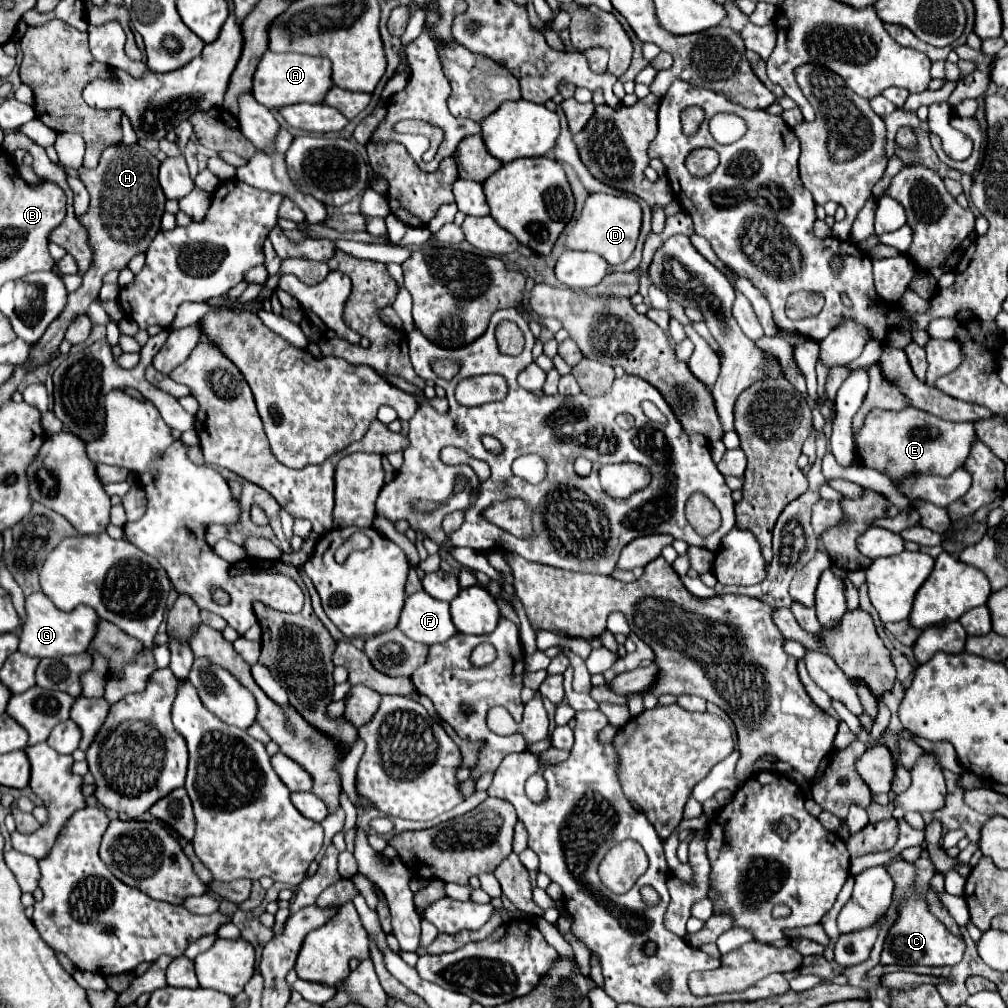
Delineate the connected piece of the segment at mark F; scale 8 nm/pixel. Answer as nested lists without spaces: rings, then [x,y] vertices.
[[[418,591],[406,599],[398,627],[410,639],[424,645],[444,643],[458,633],[450,619],[450,605],[428,597],[424,591]]]

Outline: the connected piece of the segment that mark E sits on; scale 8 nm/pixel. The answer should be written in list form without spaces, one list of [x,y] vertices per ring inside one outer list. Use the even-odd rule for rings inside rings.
[[[914,407],[902,411],[872,409],[856,437],[856,451],[866,467],[896,479],[908,475],[910,471],[948,477],[952,471],[964,465],[974,441],[976,433],[972,423],[944,421]]]

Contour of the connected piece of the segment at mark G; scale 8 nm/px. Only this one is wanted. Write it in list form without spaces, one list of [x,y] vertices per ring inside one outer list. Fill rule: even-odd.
[[[32,593],[26,599],[26,613],[28,619],[20,631],[20,647],[28,657],[58,657],[58,655],[76,655],[84,653],[90,647],[92,637],[96,635],[98,615],[88,605],[78,605],[72,611],[60,611],[44,593]]]

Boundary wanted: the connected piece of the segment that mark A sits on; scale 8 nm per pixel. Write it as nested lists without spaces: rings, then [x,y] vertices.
[[[266,51],[254,73],[252,93],[256,101],[268,105],[268,109],[280,109],[294,103],[322,103],[330,87],[332,87],[332,69],[326,57]]]

